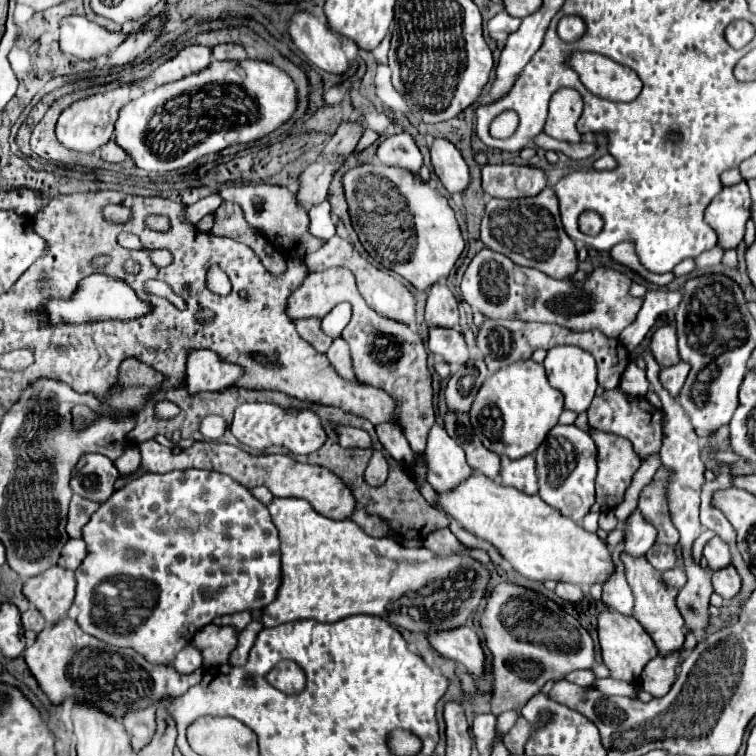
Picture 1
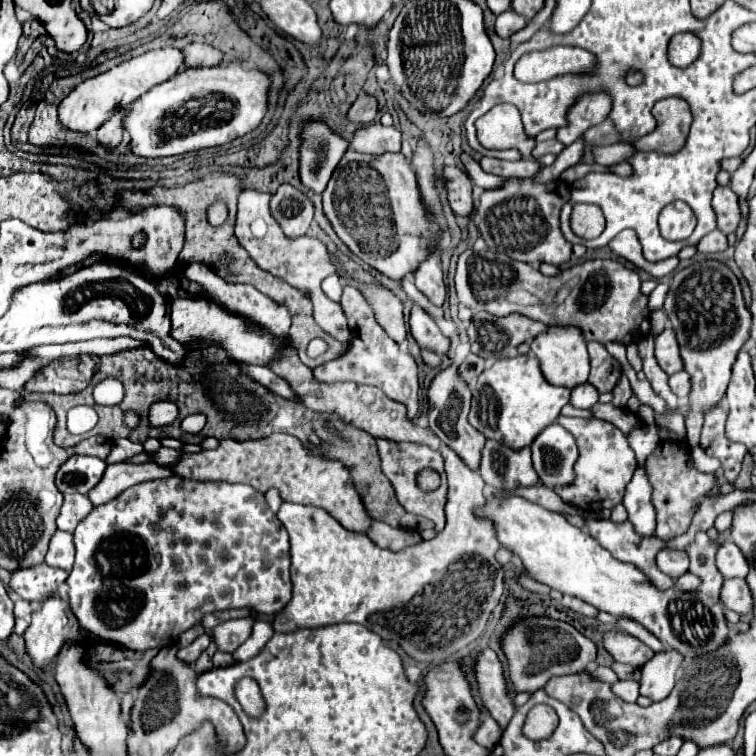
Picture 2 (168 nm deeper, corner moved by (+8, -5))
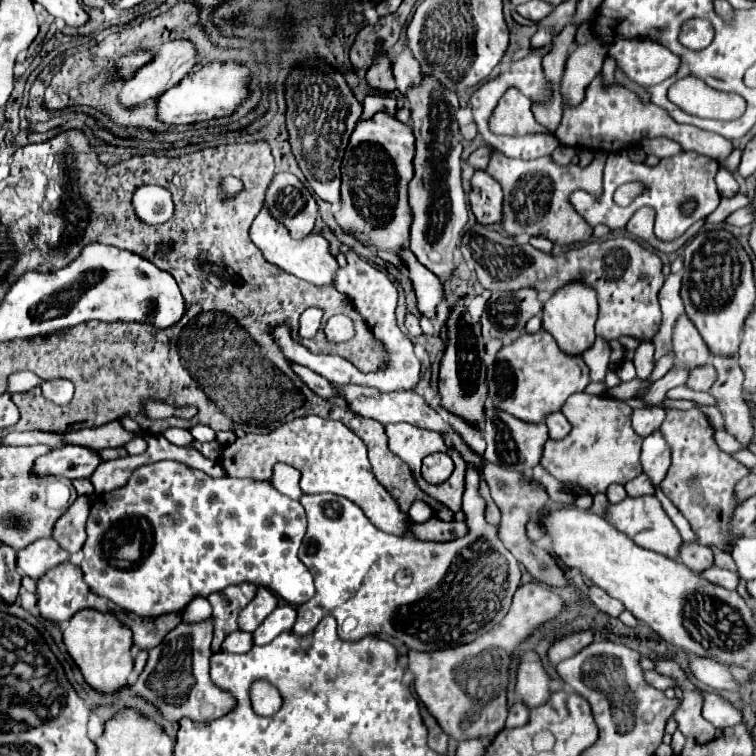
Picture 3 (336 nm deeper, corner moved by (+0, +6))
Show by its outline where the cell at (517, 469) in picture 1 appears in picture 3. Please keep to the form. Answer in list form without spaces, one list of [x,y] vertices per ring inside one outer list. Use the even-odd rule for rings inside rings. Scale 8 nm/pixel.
[[[490,406],[484,410],[484,440],[486,440],[486,450],[484,450],[486,460],[504,468],[516,468],[518,472],[530,474],[532,468],[540,462],[542,446],[548,440],[548,428],[544,422],[524,424],[522,420],[516,420],[512,414]]]

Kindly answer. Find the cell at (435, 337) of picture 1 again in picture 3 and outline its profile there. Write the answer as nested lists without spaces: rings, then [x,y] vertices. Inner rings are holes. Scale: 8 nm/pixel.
[[[400,248],[398,256],[406,270],[410,272],[416,296],[418,296],[418,308],[428,318],[436,318],[436,308],[442,302],[442,284],[436,274],[432,274],[428,268],[424,268],[416,256],[412,256],[410,248]]]

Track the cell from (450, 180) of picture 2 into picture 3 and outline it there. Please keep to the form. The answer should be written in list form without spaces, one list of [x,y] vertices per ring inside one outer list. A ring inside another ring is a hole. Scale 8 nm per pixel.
[[[476,172],[472,178],[472,192],[470,192],[470,208],[480,224],[500,224],[502,222],[502,202],[504,194],[500,184],[484,174]]]

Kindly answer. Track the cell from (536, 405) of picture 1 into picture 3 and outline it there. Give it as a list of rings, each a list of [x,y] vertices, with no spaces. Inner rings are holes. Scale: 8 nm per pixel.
[[[540,328],[536,334],[522,334],[504,346],[488,366],[488,398],[492,406],[524,420],[540,422],[550,412],[558,412],[570,394],[582,392],[590,382],[590,370],[582,356],[562,352],[556,340]]]

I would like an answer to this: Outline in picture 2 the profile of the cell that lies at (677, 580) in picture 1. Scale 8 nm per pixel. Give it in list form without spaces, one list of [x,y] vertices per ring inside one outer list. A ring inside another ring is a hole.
[[[684,573],[674,581],[674,587],[680,591],[692,591],[698,585],[700,585],[700,579],[696,579],[696,575],[692,575],[692,573]]]

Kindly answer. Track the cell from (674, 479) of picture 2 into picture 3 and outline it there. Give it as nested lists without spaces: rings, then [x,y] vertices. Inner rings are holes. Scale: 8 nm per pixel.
[[[698,408],[668,410],[660,430],[664,432],[664,438],[672,450],[672,464],[666,472],[666,478],[660,482],[662,492],[686,516],[694,534],[698,536],[698,544],[716,546],[728,552],[730,544],[738,540],[732,534],[734,510],[740,506],[734,488],[744,476],[750,474],[750,470],[718,448],[714,440],[714,428],[710,426],[708,416]]]

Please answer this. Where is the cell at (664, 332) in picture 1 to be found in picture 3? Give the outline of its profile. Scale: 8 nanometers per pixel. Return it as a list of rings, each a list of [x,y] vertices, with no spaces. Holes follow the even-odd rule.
[[[682,314],[676,320],[672,350],[676,354],[676,362],[686,368],[704,366],[710,358],[710,350],[708,350],[706,342],[702,340],[700,332],[696,330],[696,326],[690,322],[690,318],[686,314]]]

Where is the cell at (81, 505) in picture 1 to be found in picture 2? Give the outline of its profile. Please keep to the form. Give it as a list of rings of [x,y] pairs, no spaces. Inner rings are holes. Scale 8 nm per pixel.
[[[64,495],[64,505],[60,509],[60,515],[56,519],[60,531],[72,533],[76,525],[94,509],[90,499],[86,495]]]

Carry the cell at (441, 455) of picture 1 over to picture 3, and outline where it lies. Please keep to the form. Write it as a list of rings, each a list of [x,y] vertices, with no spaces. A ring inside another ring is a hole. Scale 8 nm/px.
[[[468,466],[468,476],[466,476],[466,492],[464,492],[464,500],[462,500],[462,510],[466,512],[466,524],[470,528],[468,536],[464,538],[456,538],[452,542],[424,542],[424,540],[418,540],[418,538],[412,538],[412,536],[392,536],[392,534],[386,534],[382,532],[380,528],[376,528],[362,512],[360,506],[356,506],[354,502],[342,498],[342,496],[336,496],[336,494],[304,494],[300,498],[300,504],[304,506],[306,510],[306,516],[308,516],[308,532],[302,540],[302,546],[298,550],[298,558],[306,564],[306,568],[312,572],[314,580],[316,580],[316,596],[306,602],[300,610],[298,610],[298,620],[296,620],[296,626],[294,626],[294,634],[296,636],[306,636],[306,634],[312,634],[316,624],[324,618],[324,616],[334,616],[336,622],[338,622],[338,628],[342,624],[342,620],[346,616],[356,616],[358,620],[358,626],[350,632],[350,634],[342,634],[340,630],[340,640],[346,640],[346,642],[356,642],[356,640],[362,640],[366,638],[368,634],[372,636],[380,636],[380,634],[386,634],[386,636],[392,636],[392,638],[398,638],[400,642],[404,642],[408,648],[412,650],[440,650],[440,648],[452,648],[452,646],[460,646],[460,644],[466,644],[466,642],[472,642],[476,636],[480,634],[486,634],[490,632],[496,624],[500,624],[500,620],[508,614],[510,610],[510,604],[512,604],[512,596],[514,592],[518,590],[520,586],[520,564],[516,562],[516,558],[508,552],[508,548],[504,548],[502,540],[498,538],[498,526],[490,526],[486,520],[484,520],[484,512],[486,512],[486,500],[480,496],[478,492],[480,488],[480,474],[478,474],[478,468],[472,468]]]

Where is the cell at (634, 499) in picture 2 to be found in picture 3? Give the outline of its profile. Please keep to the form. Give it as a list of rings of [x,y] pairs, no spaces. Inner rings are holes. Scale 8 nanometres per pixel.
[[[656,430],[644,438],[642,466],[644,466],[644,472],[650,476],[654,486],[664,480],[666,470],[670,466],[670,448],[668,448],[668,442],[664,440],[660,430]]]

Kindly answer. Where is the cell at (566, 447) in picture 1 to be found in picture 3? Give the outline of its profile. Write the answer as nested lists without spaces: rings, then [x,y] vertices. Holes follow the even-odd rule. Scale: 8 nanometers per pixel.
[[[552,412],[546,416],[546,426],[550,430],[550,438],[560,440],[570,432],[570,424],[562,412]]]

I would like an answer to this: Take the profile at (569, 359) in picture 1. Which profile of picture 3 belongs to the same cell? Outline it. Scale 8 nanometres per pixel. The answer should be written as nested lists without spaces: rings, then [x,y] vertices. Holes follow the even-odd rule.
[[[574,280],[570,284],[564,284],[556,294],[552,294],[546,304],[544,304],[544,318],[542,326],[546,332],[550,332],[558,346],[564,348],[568,354],[582,354],[590,344],[594,344],[594,324],[598,316],[598,300],[596,300],[596,290],[580,280]]]

